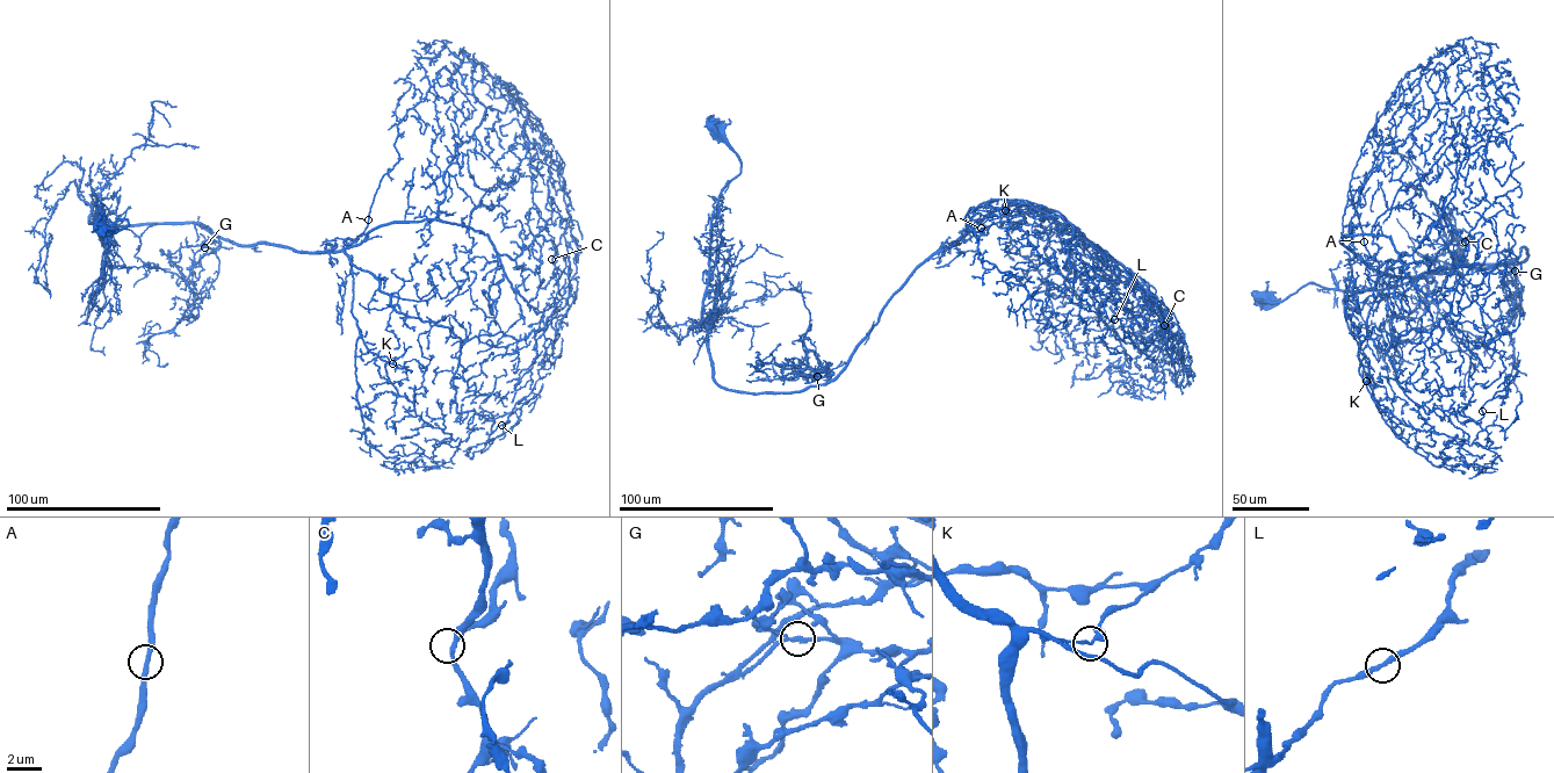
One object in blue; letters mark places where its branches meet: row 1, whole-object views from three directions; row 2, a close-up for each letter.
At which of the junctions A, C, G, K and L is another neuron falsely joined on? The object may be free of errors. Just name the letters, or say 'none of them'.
G

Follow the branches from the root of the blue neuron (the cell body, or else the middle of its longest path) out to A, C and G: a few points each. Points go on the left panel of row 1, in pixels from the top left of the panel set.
A: (100, 225), (128, 221), (98, 232), (89, 216), (194, 223), (236, 245), (311, 252), (347, 248), (368, 219)
C: (100, 225), (194, 223), (311, 252), (443, 221), (511, 259), (542, 235), (551, 259)
G: (100, 225), (117, 231), (128, 221), (98, 232), (89, 216), (107, 225), (194, 223), (218, 237), (204, 247)

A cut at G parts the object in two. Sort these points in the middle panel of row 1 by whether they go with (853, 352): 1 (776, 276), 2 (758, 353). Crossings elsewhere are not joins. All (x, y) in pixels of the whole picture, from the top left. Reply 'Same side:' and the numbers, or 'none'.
Same side: 1

